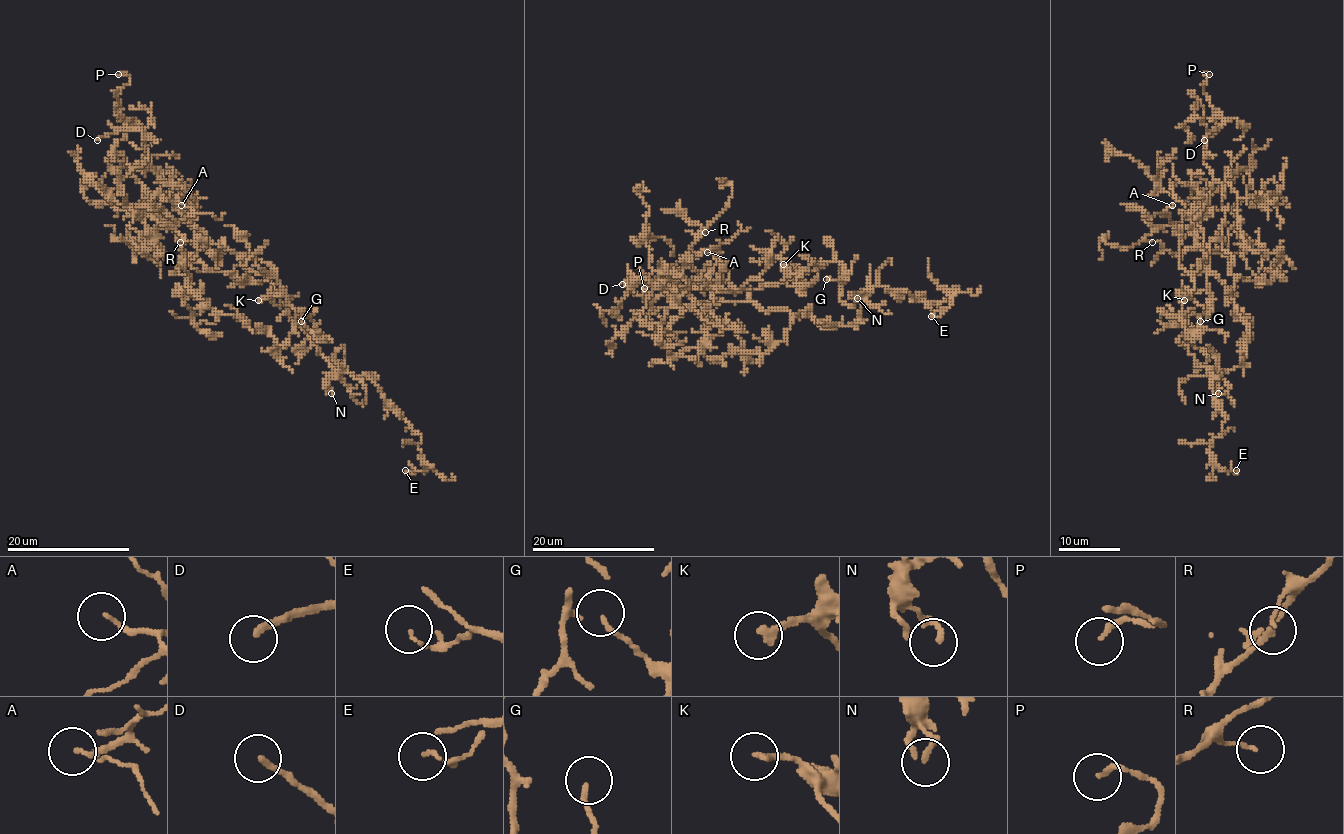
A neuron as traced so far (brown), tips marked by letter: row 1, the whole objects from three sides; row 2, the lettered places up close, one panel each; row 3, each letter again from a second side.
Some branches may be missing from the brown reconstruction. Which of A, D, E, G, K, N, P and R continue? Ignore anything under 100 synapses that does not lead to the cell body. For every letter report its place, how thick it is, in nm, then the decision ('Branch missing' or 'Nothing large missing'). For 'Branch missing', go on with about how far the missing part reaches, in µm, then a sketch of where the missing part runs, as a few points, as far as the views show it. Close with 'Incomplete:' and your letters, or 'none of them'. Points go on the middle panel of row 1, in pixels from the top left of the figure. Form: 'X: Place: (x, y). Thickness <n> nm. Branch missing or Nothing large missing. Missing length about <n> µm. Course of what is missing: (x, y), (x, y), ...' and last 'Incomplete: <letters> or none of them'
A: Place: (707, 252). Thickness 120 nm. Nothing large missing
D: Place: (622, 284). Thickness 200 nm. Branch missing. Missing length about 50 µm
E: Place: (931, 316). Thickness 100 nm. Nothing large missing
G: Place: (826, 279). Thickness 130 nm. Nothing large missing
K: Place: (783, 264). Thickness 220 nm. Nothing large missing
N: Place: (857, 298). Thickness 180 nm. Nothing large missing
P: Place: (644, 288). Thickness 170 nm. Nothing large missing
R: Place: (705, 232). Thickness 100 nm. Nothing large missing
Incomplete: D

